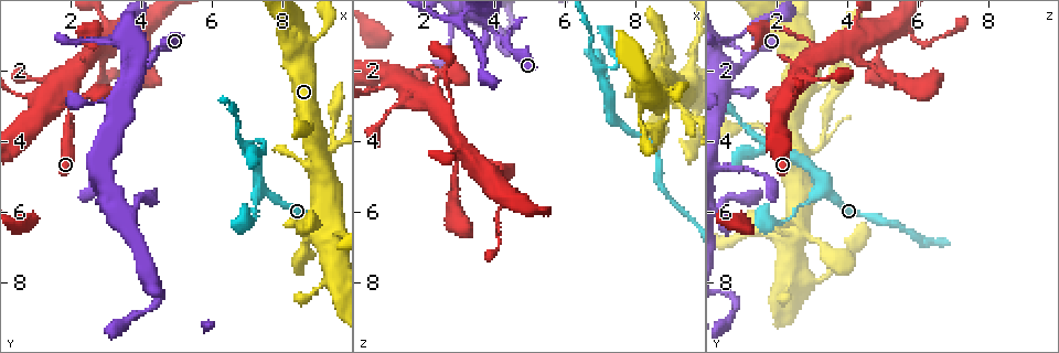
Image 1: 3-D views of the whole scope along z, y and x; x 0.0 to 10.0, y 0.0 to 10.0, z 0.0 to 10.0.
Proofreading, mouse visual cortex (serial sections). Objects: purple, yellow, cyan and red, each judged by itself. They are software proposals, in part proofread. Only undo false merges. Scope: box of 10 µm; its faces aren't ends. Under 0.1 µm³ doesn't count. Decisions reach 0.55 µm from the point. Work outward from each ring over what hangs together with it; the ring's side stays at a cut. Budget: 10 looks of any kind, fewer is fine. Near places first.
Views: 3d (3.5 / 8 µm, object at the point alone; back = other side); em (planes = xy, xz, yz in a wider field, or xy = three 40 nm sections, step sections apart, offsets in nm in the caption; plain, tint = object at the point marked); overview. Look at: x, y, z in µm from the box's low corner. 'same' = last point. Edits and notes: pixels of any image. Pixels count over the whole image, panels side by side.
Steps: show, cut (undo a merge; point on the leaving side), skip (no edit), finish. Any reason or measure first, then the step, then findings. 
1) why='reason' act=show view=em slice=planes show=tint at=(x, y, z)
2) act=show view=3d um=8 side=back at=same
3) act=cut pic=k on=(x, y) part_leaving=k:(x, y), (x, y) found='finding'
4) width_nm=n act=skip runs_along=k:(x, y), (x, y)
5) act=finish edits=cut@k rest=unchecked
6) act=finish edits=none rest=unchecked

why='thick turns thin' act=show view=3d um=3.5 at=(2.80, 4.70, 0.65)

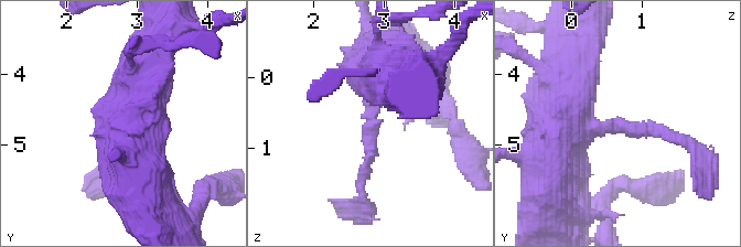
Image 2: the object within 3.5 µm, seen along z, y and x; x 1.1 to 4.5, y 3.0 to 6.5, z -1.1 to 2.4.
act=show view=em slice=planes show=plain at=(2.80, 4.70, 0.70)

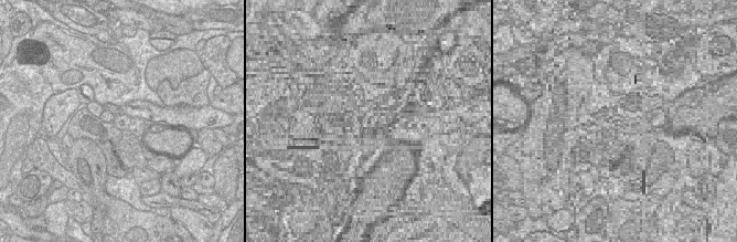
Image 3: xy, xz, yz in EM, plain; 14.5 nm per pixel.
why='where the object lies' act=show view=em slice=planes show=tint at=same

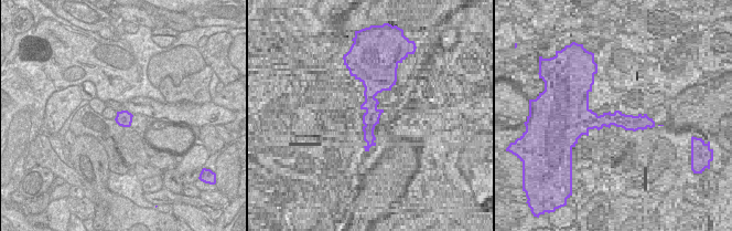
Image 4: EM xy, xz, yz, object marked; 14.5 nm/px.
act=skip runs_along=2:(572, 101), (581, 128), (688, 142) found='one cell here'

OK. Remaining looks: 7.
why='three arms meet' act=show view=3d um=8 at=(3.10, 1.15, 0.75)

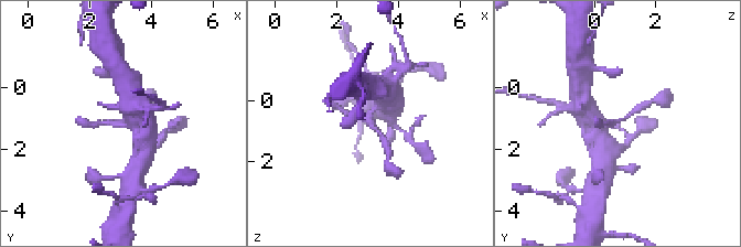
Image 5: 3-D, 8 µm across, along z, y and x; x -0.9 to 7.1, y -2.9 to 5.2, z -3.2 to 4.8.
why='closer look' act=show view=3d um=3.5 side=back at=same

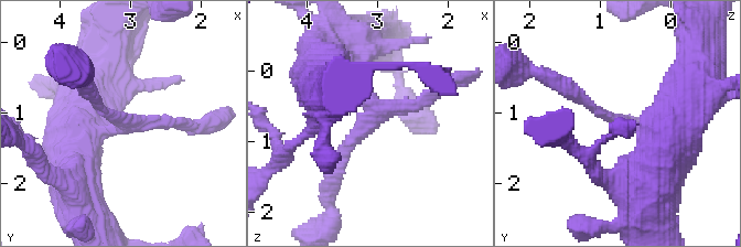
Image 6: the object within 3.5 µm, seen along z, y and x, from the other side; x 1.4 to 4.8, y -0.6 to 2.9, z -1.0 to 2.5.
arms=3 arm_widths_nm=150,150,400 act=show view=em slice=xy step=3 show=tint at=(3.05, 1.15, 0.70)

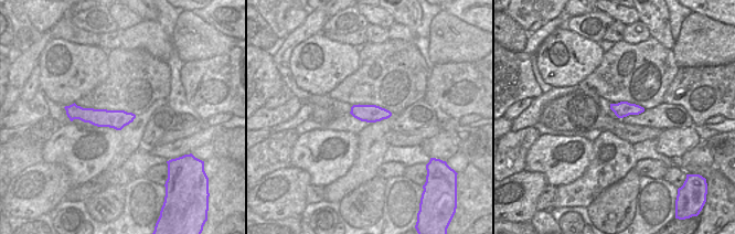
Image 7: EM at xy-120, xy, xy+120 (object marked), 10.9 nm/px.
act=skip runs_along=6:(654, 142), (570, 90) found='continuous, no second cell'

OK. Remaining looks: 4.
why='a fork' act=show view=3d um=3.5 at=(7.35, 5.25, 3.45)

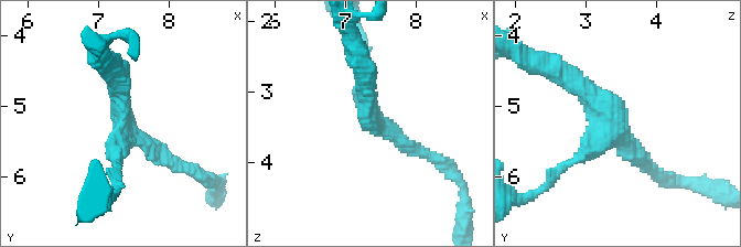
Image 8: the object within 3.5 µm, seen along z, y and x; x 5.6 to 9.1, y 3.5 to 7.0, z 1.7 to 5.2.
arms=3 arm_widths_nm=150,200,250 act=show view=em slice=xy step=3 show=tint at=(7.35, 5.30, 3.40)

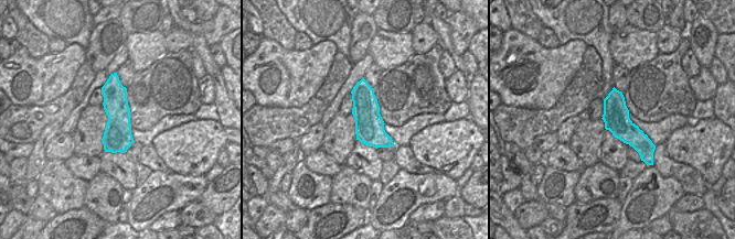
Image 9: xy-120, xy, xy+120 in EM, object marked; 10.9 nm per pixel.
act=skip runs_along=9:(114, 76), (118, 138), (123, 150) found='all the same cell'

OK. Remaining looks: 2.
why='thin arm on a thick one' act=show view=3d um=3.5 at=(9.15, 4.45, 2.80)

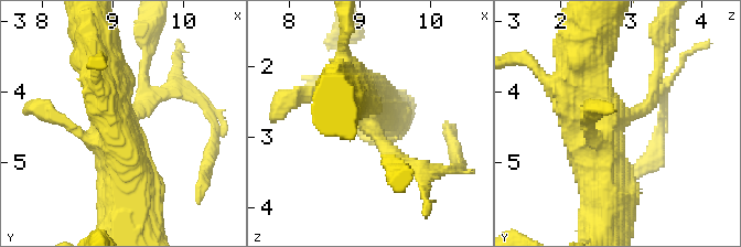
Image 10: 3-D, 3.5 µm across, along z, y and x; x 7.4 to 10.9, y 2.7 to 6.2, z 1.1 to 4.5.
why='shape alone is not enough' act=show view=em slice=xy step=3 show=tint at=(9.15, 4.45, 2.75)

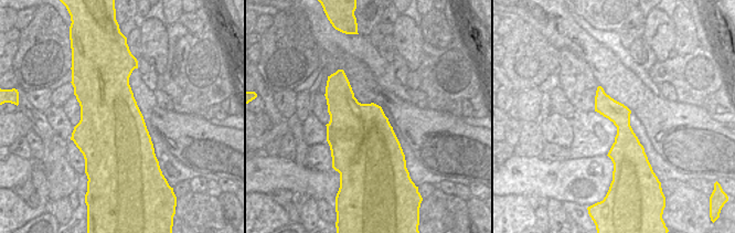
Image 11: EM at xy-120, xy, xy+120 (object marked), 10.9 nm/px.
width_nm=700 act=skip runs_along=11:(599, 89), (622, 123), (622, 163) found='all the same cell'

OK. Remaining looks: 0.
act=finish edits=none rest=unchecked

